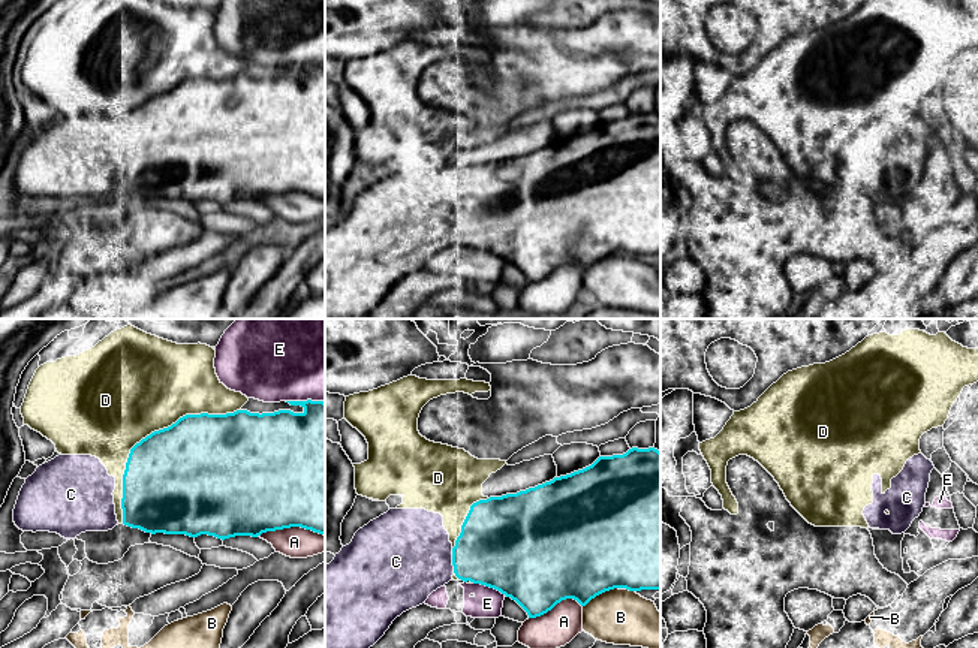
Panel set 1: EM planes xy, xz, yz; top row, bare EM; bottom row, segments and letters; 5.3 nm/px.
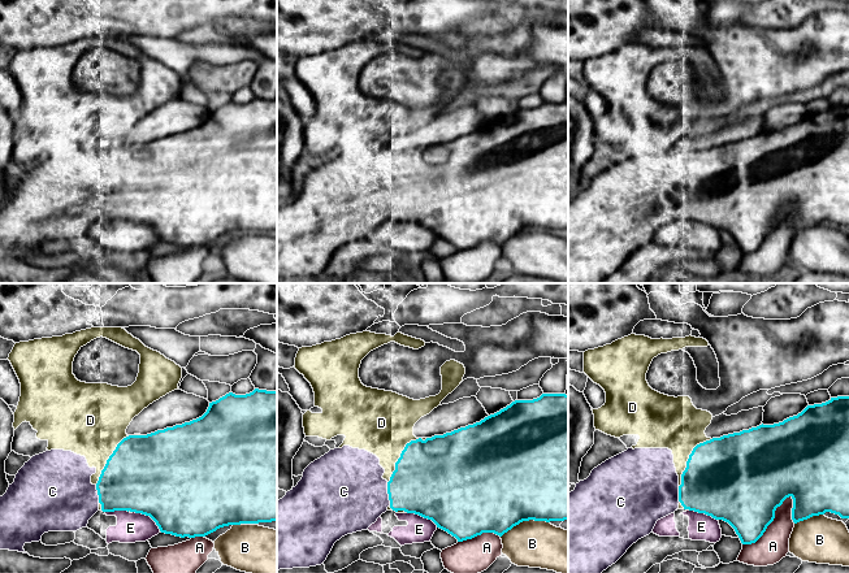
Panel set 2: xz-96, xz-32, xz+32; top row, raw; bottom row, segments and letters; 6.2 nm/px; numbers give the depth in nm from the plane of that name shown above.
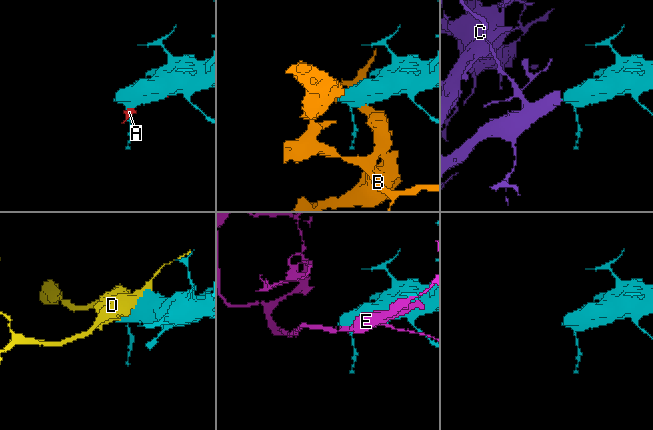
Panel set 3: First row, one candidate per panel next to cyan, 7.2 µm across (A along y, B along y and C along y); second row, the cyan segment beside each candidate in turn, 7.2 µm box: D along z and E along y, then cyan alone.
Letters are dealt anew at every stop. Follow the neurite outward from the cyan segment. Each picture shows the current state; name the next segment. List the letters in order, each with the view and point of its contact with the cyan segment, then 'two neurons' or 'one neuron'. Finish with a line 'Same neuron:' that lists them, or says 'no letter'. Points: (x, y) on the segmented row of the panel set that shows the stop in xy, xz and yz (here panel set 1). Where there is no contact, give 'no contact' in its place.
A: xy (289, 527) | two neurons
B: xz (599, 593) | two neurons
C: xz (453, 560) | one neuron
D: xy (147, 436) | two neurons
E: xz (488, 585) | two neurons
Same neuron: C

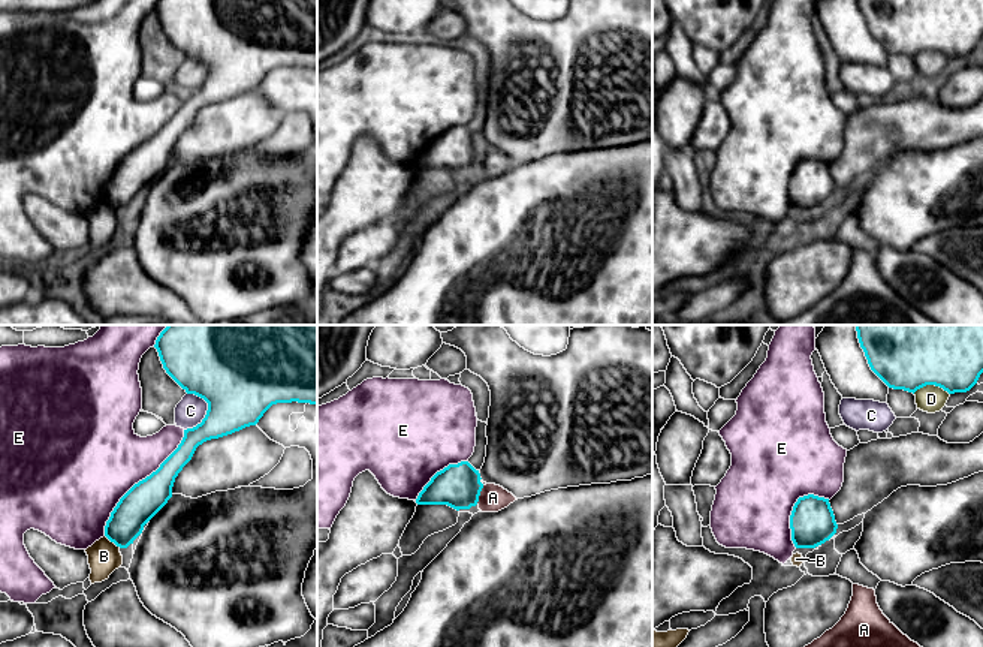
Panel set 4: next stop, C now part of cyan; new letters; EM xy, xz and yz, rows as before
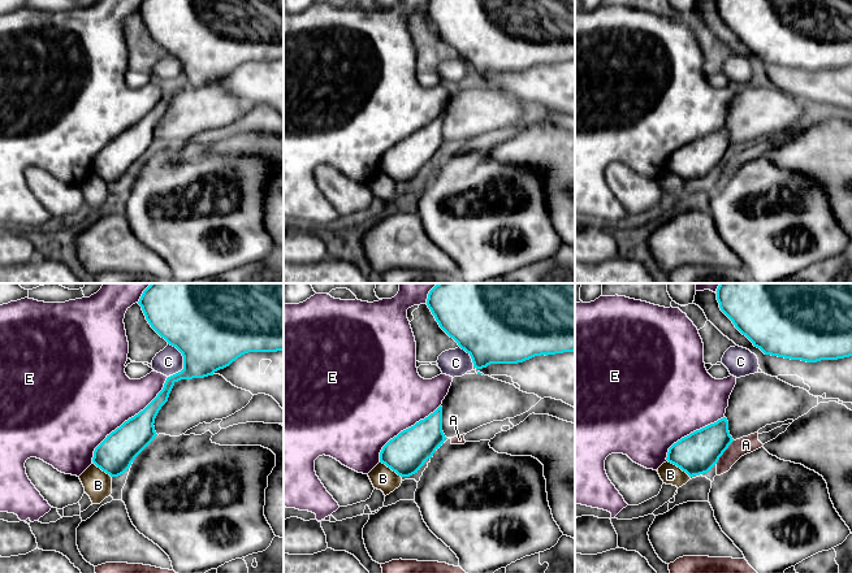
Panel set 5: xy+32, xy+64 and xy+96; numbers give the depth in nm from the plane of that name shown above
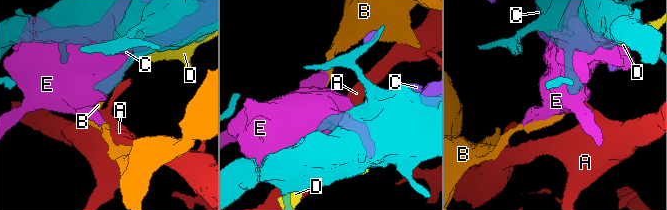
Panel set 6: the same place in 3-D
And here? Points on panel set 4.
A: xz (479, 494) | two neurons
B: xy (112, 541) | two neurons
C: xy (207, 414) | two neurons
D: yz (931, 384) | two neurons
E: xy (139, 481) | two neurons
Same neuron: no letter

